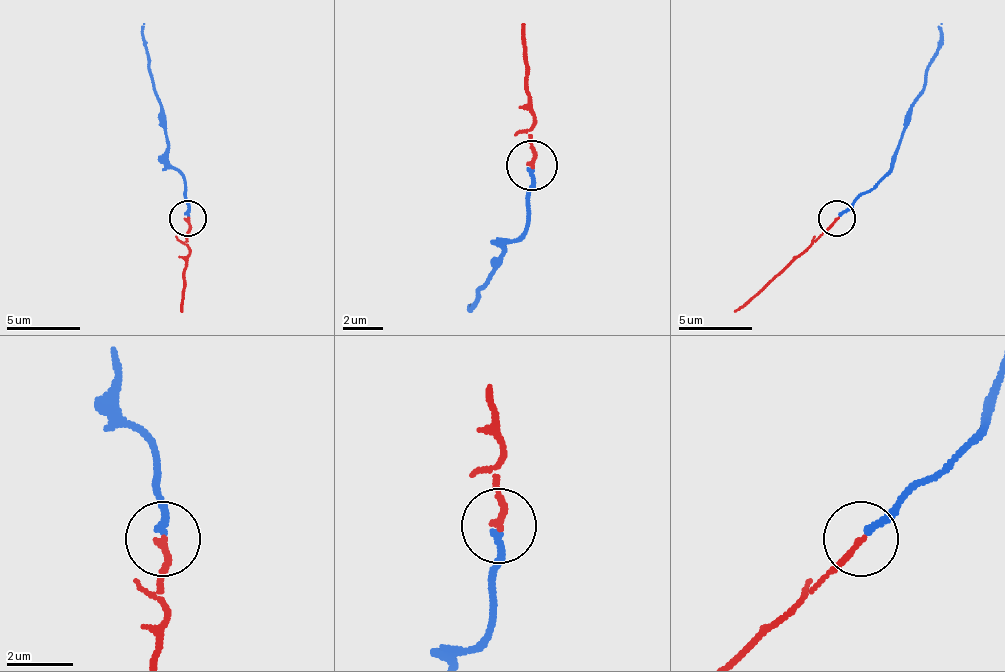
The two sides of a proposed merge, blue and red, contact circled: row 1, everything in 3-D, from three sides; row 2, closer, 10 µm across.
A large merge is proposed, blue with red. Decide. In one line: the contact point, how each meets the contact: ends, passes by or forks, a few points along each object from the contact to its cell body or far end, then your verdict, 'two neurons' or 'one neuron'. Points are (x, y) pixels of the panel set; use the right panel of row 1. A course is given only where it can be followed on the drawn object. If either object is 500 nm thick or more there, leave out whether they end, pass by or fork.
(837, 218) | blue ends | red ends | blue via (839, 217), (891, 169), (905, 111), (938, 45), (942, 23) | red via (836, 217), (733, 312) | one neuron

